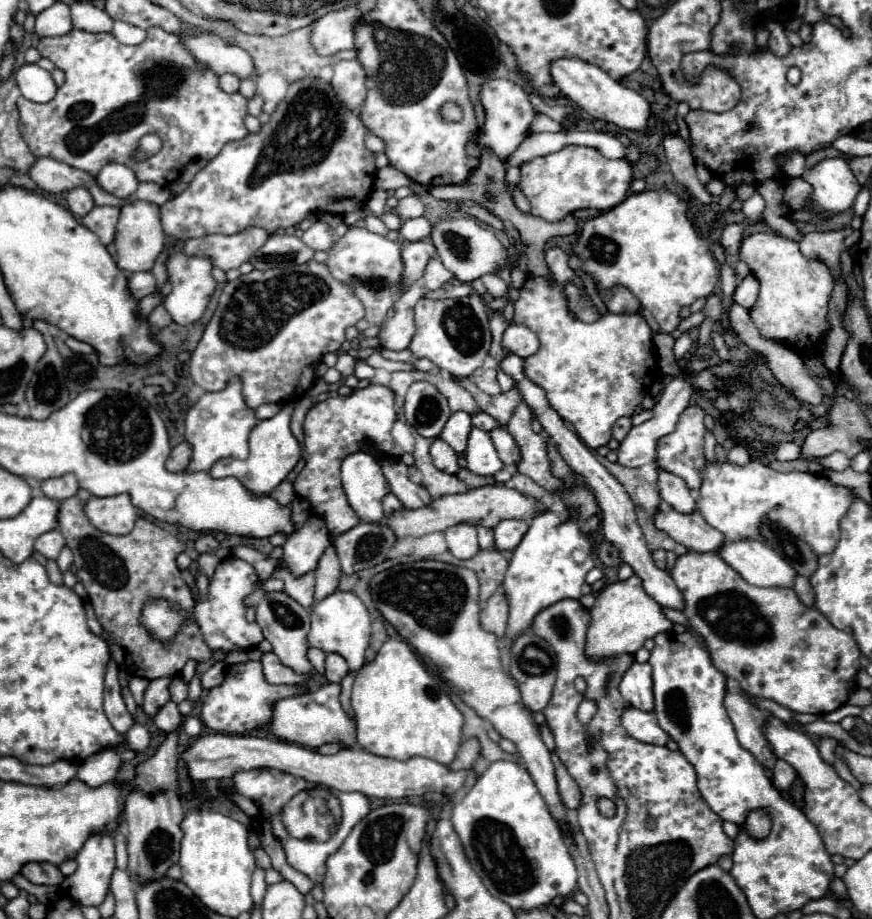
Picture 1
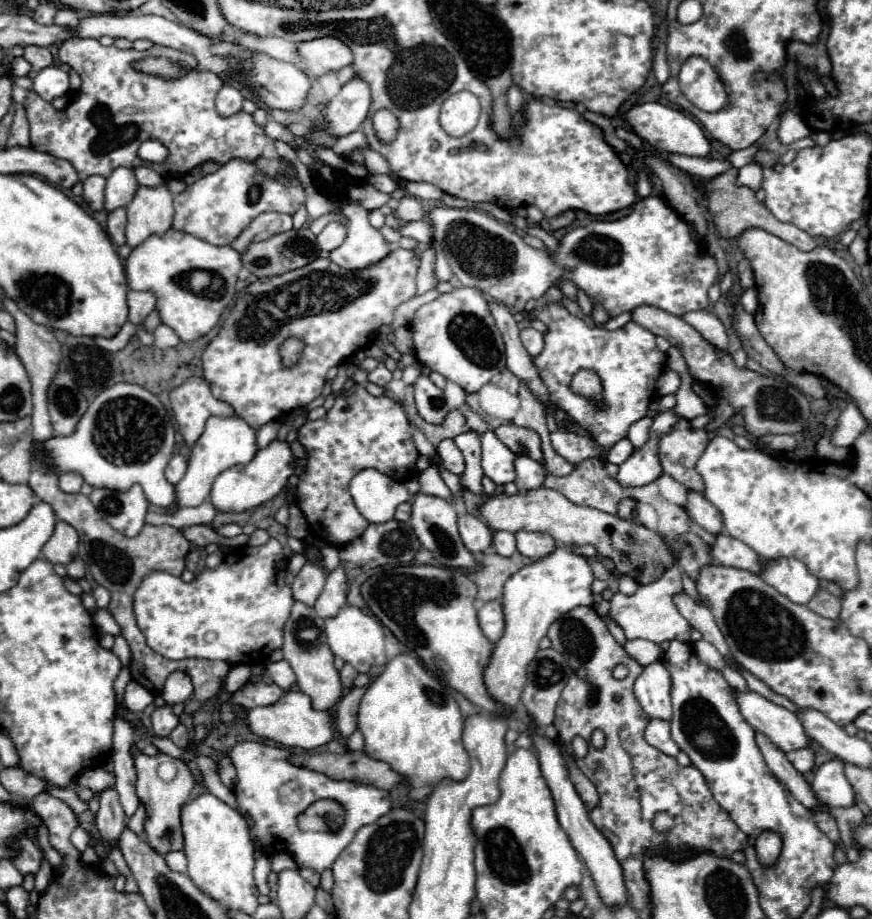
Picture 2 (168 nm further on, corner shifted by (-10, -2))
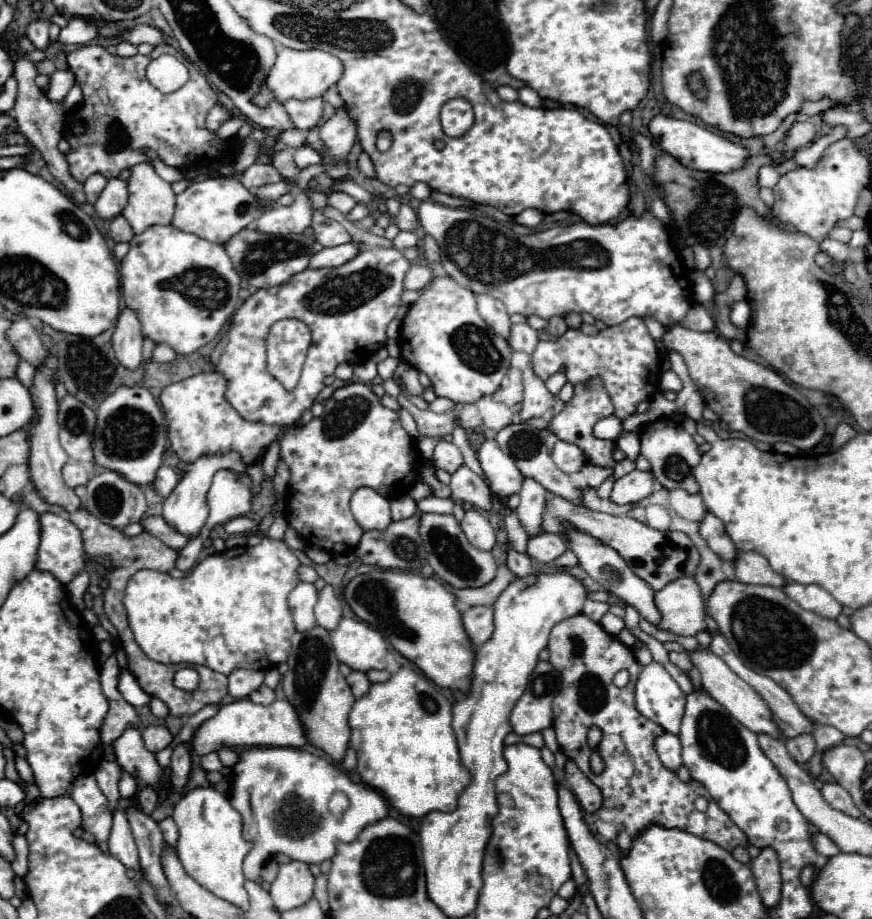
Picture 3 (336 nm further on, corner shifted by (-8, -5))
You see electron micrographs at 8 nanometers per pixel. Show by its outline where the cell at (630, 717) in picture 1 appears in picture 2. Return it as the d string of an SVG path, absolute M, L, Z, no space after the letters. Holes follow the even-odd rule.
M651 719L647 725L647 731L645 731L645 739L647 739L647 743L651 743L659 751L663 751L665 755L677 757L677 753L679 753L679 745L671 739L671 725L667 721Z

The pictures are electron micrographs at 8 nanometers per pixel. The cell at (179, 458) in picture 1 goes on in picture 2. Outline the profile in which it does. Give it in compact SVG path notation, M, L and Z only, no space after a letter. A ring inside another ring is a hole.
M175 455L165 469L165 479L171 485L177 485L181 481L181 477L185 475L185 471L187 471L187 459L183 455Z

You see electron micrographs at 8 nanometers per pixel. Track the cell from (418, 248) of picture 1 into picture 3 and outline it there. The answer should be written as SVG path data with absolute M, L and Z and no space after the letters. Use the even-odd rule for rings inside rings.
M381 248L381 250L363 250L357 258L351 262L337 266L337 268L321 268L313 270L307 268L301 274L295 274L281 286L271 286L271 288L261 288L255 294L251 294L241 308L235 312L231 318L227 334L219 340L219 344L211 352L211 364L213 370L219 372L227 380L227 392L225 400L249 422L261 422L261 424L271 424L271 426L289 426L295 420L301 418L301 414L313 404L317 394L325 386L325 376L333 374L335 368L343 362L349 364L359 364L371 358L379 348L385 344L385 330L389 322L397 316L397 310L401 308L401 296L405 292L403 280L405 274L409 272L411 262L397 250L397 248ZM283 318L297 318L305 322L311 330L313 342L309 346L303 374L295 390L287 392L269 372L267 372L267 356L265 356L265 340L269 334L269 328L273 322L279 322Z

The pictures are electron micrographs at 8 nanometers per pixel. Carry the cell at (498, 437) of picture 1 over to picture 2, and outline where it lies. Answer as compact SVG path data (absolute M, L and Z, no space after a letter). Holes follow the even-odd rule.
M519 455L515 459L515 471L517 471L517 487L519 487L519 493L529 493L533 489L539 489L543 487L543 481L547 477L547 471L541 463L533 461L531 457L527 455Z

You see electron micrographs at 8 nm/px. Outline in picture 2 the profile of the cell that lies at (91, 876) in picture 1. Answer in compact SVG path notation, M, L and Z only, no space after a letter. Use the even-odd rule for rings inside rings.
M107 789L99 795L99 813L97 813L97 827L101 837L105 839L105 843L109 845L117 845L119 843L119 835L125 827L125 813L119 801L119 795L115 789Z

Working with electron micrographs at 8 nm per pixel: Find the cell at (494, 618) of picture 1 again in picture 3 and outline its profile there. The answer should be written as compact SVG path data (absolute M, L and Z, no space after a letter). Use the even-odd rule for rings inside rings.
M475 606L463 612L463 626L473 646L485 644L493 636L493 610L489 606Z

